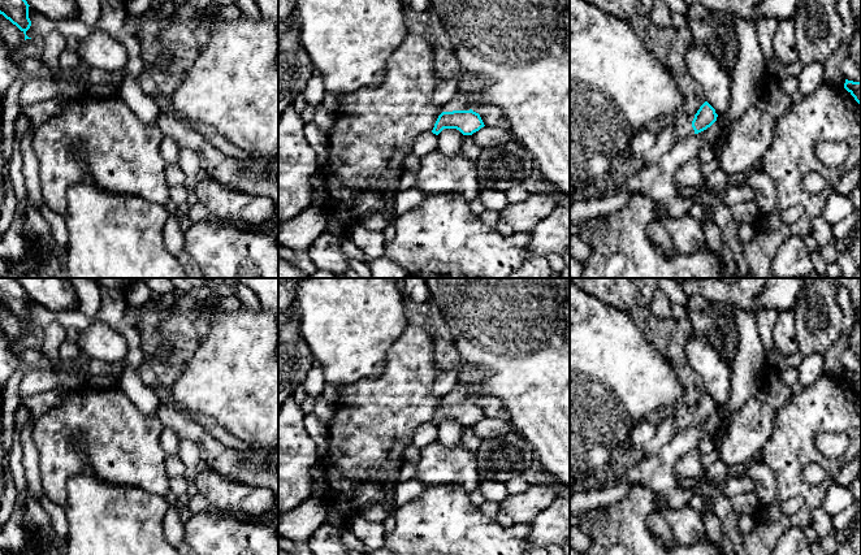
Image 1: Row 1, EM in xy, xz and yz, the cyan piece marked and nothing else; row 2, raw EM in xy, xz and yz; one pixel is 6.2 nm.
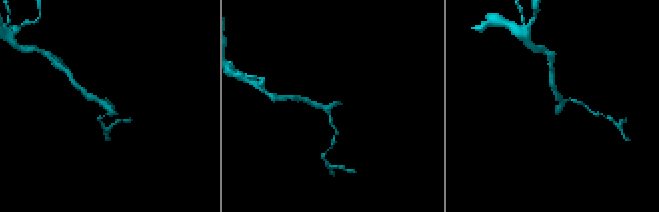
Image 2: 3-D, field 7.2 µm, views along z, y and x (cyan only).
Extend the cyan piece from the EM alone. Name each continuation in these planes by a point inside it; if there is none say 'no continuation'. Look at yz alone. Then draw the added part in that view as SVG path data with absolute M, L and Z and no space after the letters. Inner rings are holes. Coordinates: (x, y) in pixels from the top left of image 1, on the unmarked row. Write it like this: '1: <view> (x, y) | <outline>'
1: yz (683, 420) | M678 406L674 412L674 429L675 433L685 430L688 428L695 426L695 421L692 419L692 412L695 407L688 407L688 406Z

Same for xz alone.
1: xz (463, 391) | M460 382L442 398L442 403L470 402L472 396L475 396L472 385Z

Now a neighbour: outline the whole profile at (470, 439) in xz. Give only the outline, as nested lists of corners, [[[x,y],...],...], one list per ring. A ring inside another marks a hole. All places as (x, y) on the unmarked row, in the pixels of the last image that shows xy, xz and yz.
[[[472,426],[463,428],[462,439],[460,439],[463,447],[466,447],[467,450],[475,454],[480,446],[480,441],[481,441],[480,437],[477,437],[472,430]]]

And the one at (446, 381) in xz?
[[[457,370],[441,372],[434,382],[434,396],[442,399],[459,383],[460,380],[459,373]]]

